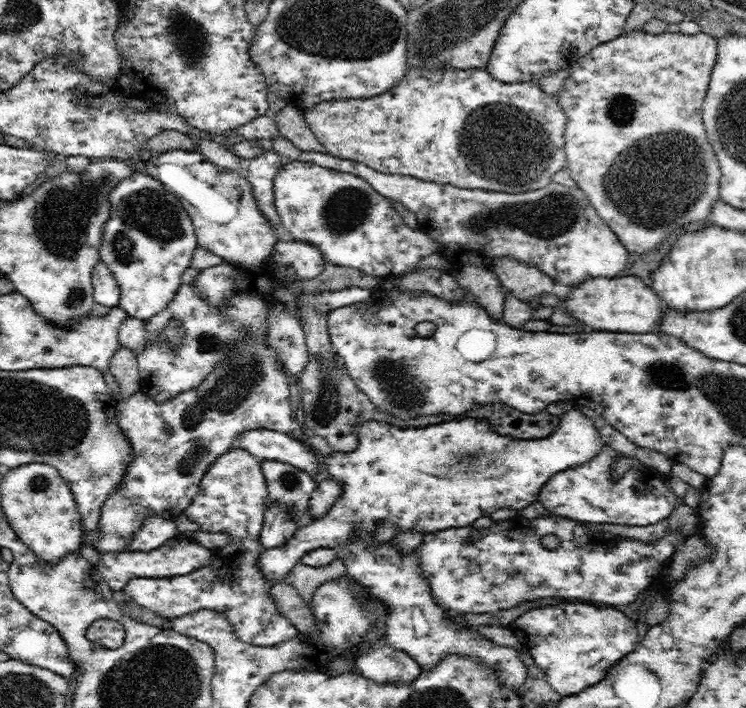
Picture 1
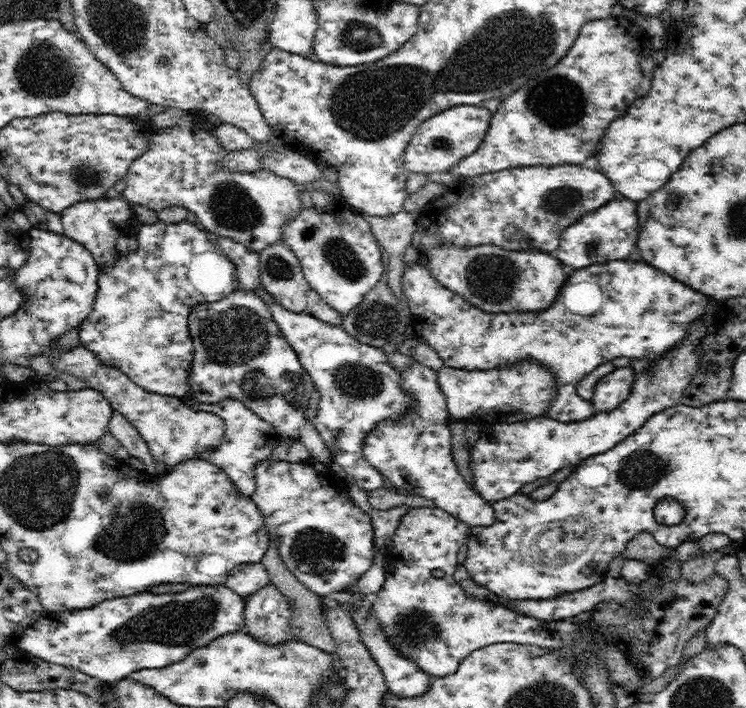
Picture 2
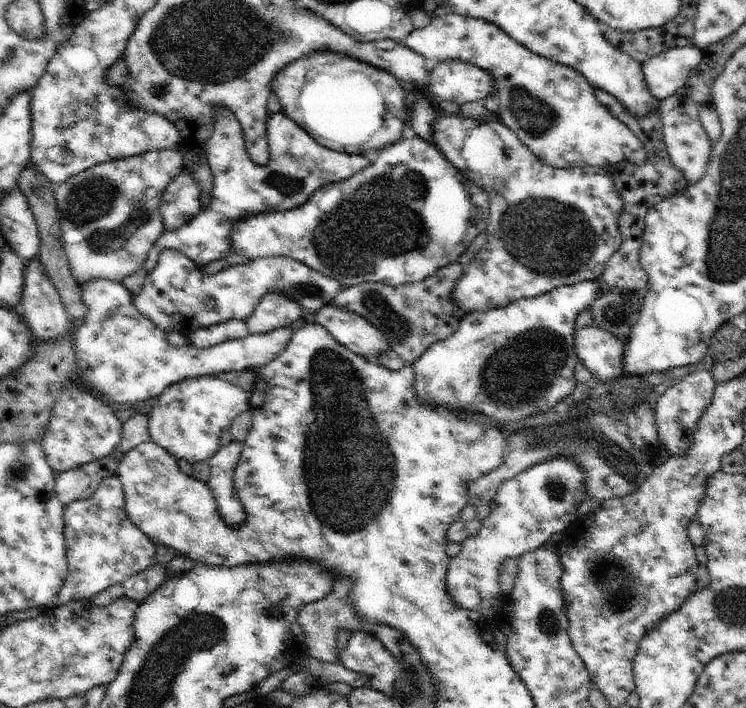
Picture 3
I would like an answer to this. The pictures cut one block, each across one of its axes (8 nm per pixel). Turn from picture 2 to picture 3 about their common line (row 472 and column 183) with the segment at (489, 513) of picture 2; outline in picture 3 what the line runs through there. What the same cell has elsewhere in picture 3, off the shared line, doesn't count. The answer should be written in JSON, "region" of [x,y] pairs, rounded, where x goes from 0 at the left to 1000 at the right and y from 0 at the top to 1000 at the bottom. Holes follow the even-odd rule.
{"region":[[[290,528],[233,540],[212,559],[197,585],[202,624],[220,633],[236,651],[247,647],[256,657],[279,651],[295,634],[298,609],[308,606],[314,590],[330,579],[335,579],[335,555]]]}

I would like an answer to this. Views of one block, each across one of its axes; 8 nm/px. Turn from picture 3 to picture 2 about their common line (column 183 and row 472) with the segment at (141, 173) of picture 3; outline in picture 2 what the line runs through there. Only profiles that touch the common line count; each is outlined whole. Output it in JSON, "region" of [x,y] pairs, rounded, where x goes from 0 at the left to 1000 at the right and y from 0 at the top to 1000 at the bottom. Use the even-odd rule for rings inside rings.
{"region":[[[110,487],[88,497],[82,494],[68,497],[64,490],[62,501],[74,520],[114,537],[118,547],[135,554],[139,562],[146,565],[153,581],[169,589],[180,606],[190,614],[201,641],[209,650],[210,661],[217,664],[217,669],[206,672],[220,674],[231,668],[237,655],[255,648],[269,648],[275,640],[290,637],[290,633],[295,631],[303,606],[295,589],[265,582],[251,573],[241,561],[198,554],[162,523],[139,517],[123,496]]]}

